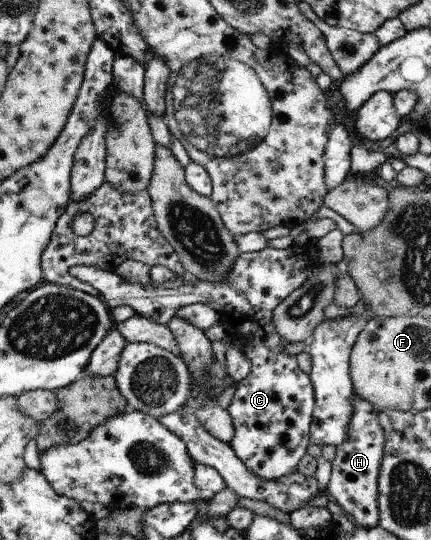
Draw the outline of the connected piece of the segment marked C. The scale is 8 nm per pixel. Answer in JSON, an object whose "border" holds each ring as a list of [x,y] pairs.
{"border":[[[308,240],[304,244],[292,244],[285,249],[266,247],[258,252],[241,253],[224,282],[204,282],[186,273],[182,284],[176,289],[152,286],[152,283],[146,286],[132,284],[132,282],[122,280],[122,276],[118,276],[116,272],[102,270],[96,266],[78,265],[72,268],[72,274],[78,280],[96,288],[102,296],[101,300],[105,301],[110,310],[119,306],[129,306],[138,316],[146,316],[148,320],[161,325],[167,325],[177,314],[178,308],[186,305],[200,303],[213,308],[228,327],[229,338],[239,336],[244,341],[243,353],[252,363],[248,376],[237,383],[234,398],[228,406],[228,412],[233,417],[236,429],[230,446],[238,458],[248,466],[250,472],[256,472],[256,476],[260,476],[262,480],[280,480],[282,476],[294,474],[307,454],[308,444],[311,442],[310,428],[313,422],[313,408],[316,406],[316,393],[309,375],[300,370],[296,356],[286,351],[288,342],[276,332],[272,324],[272,312],[276,310],[278,304],[284,302],[297,288],[300,288],[319,265],[320,258],[316,254],[316,240]]]}

